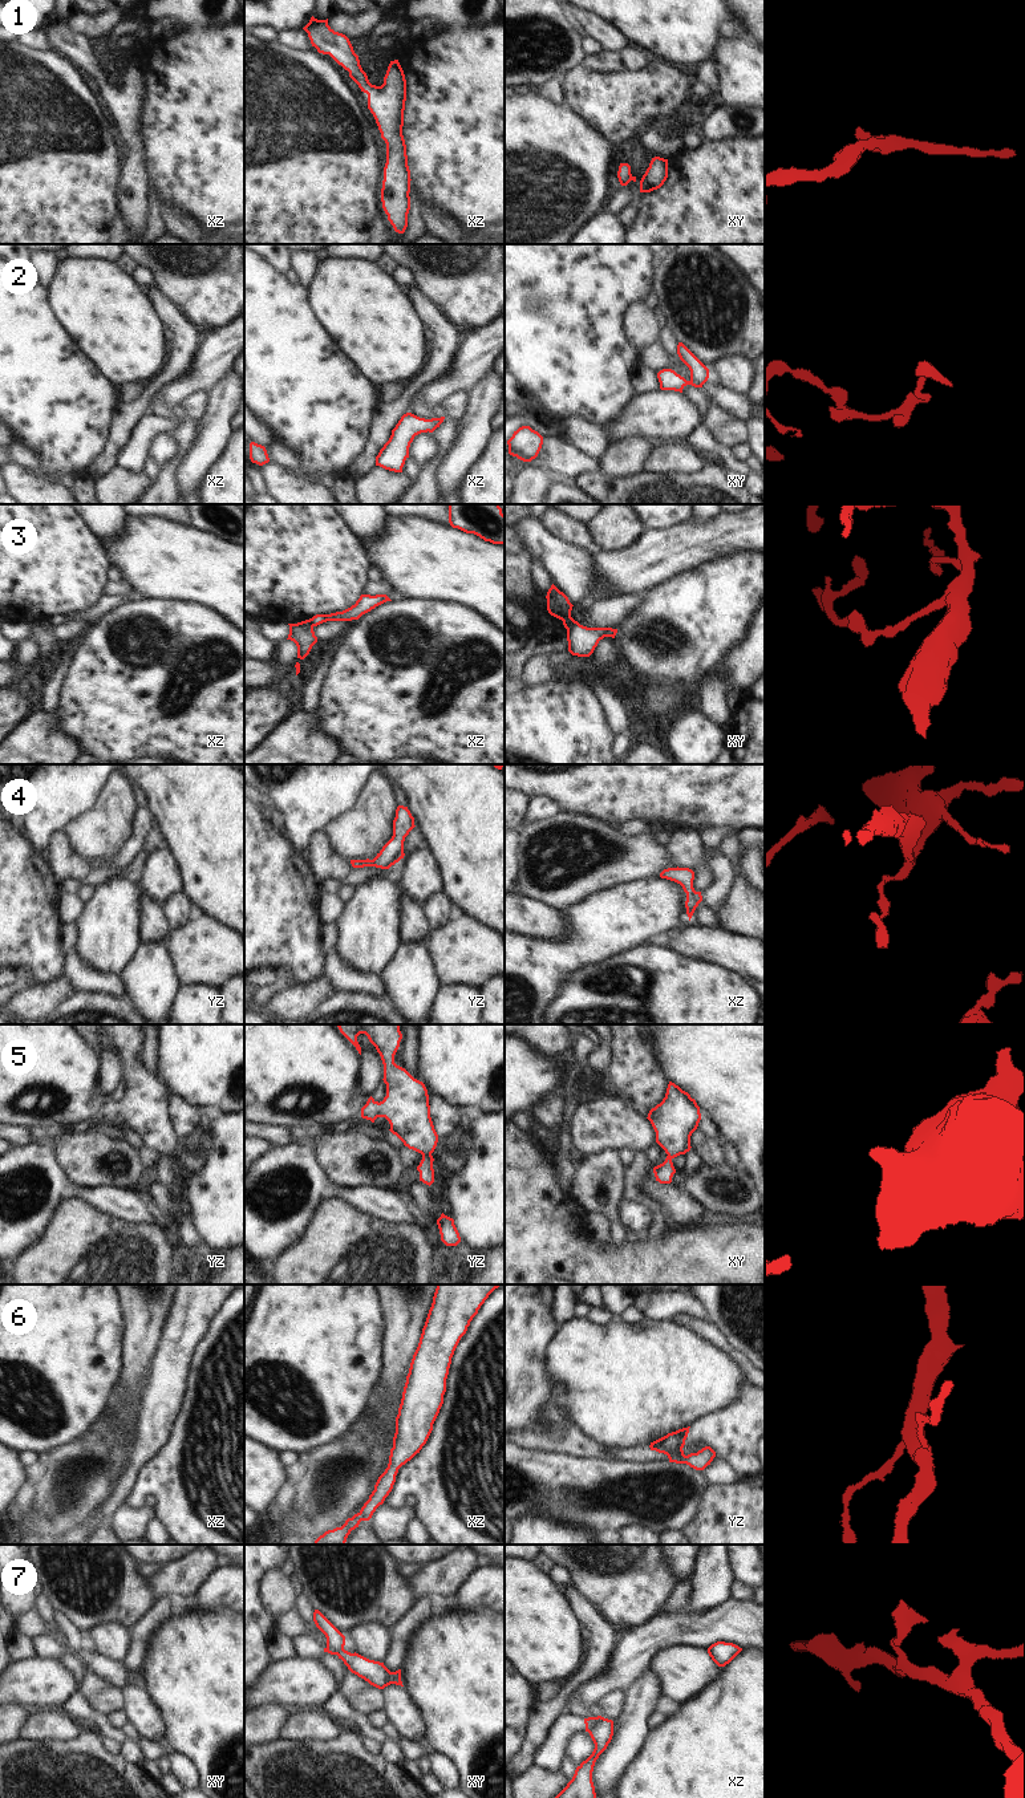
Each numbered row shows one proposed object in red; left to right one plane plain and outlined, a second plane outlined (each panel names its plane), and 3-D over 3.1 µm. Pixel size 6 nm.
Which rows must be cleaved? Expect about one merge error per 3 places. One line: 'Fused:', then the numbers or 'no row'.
Fused: 3, 7

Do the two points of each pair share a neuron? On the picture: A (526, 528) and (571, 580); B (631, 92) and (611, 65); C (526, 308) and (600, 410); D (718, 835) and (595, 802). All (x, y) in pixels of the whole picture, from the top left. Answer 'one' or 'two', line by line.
A: one
B: two
C: one
D: two

